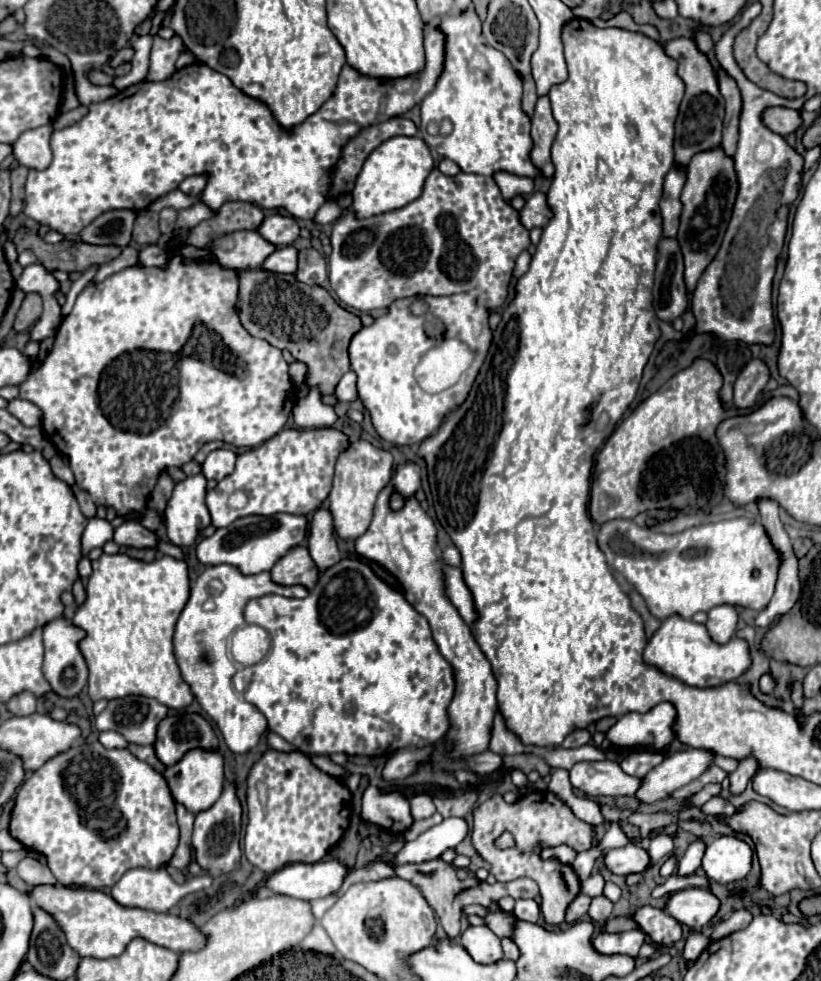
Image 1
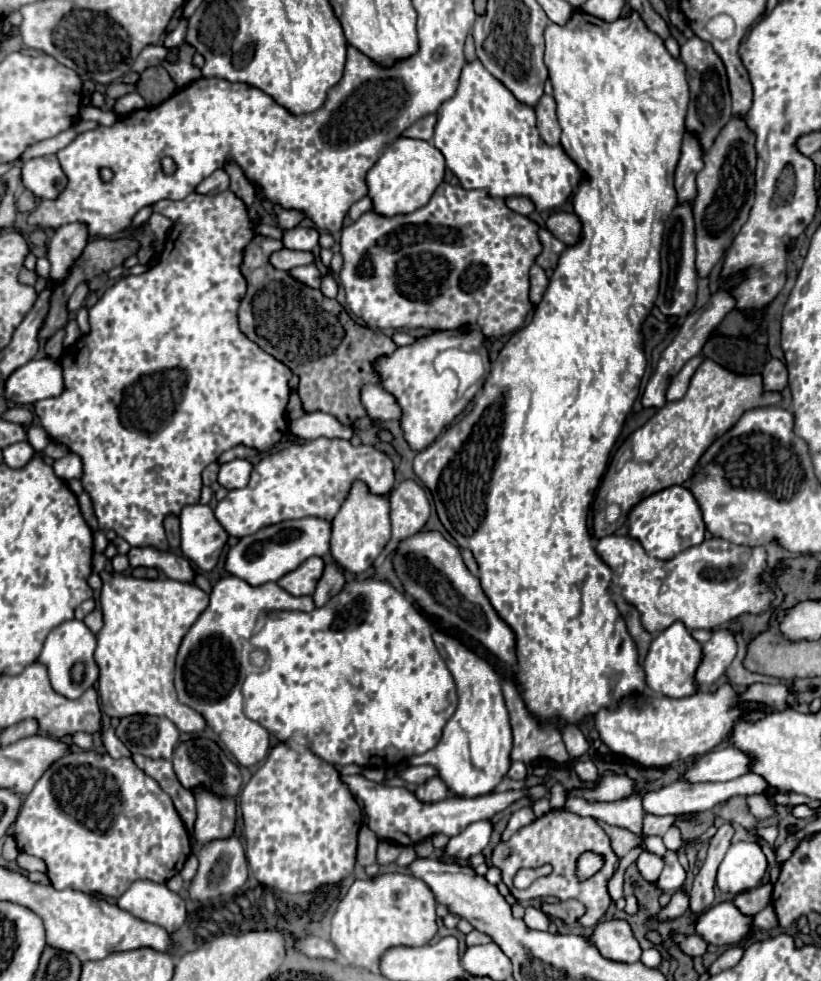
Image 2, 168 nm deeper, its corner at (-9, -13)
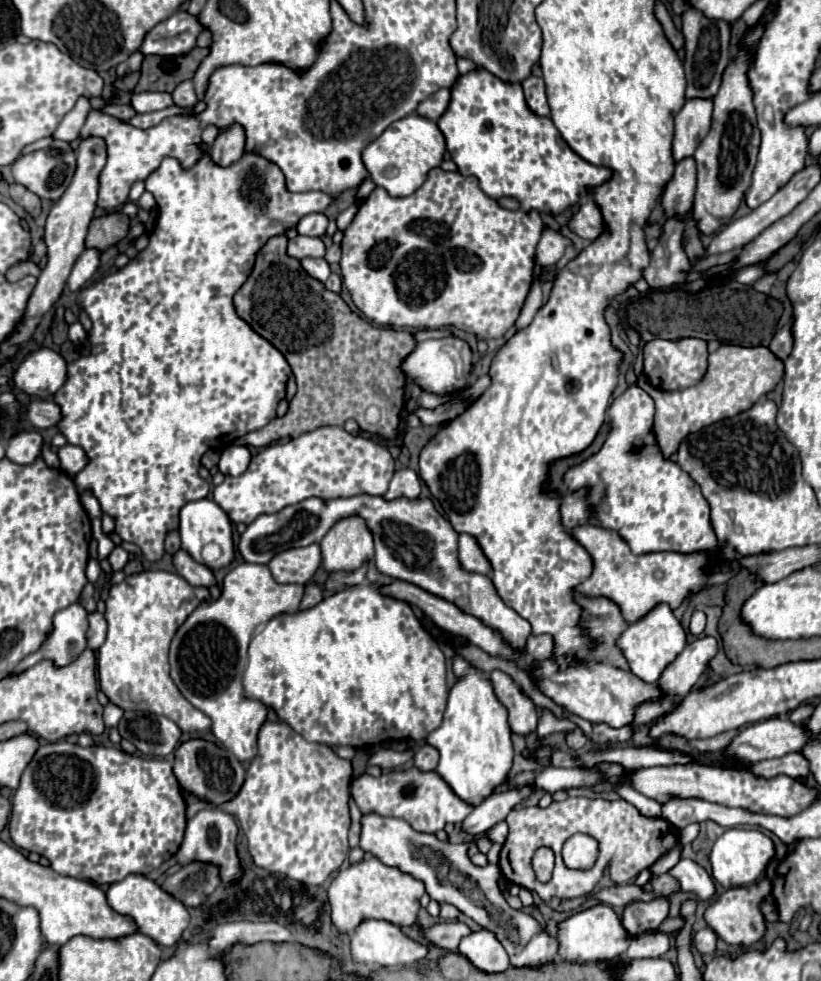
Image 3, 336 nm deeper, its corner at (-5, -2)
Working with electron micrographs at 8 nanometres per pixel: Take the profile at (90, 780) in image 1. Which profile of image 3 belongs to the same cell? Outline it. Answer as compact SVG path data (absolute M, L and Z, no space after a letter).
M58 741L58 743L40 745L34 759L24 769L22 779L20 779L20 787L16 789L14 799L12 799L12 817L10 817L8 827L10 827L10 835L12 835L12 841L16 847L26 849L26 851L34 851L34 853L46 857L50 861L50 867L56 873L70 875L70 877L90 881L96 885L110 885L110 883L118 883L118 879L124 879L130 873L148 875L150 869L160 867L164 861L168 861L170 857L176 855L178 847L182 845L184 829L186 829L186 803L182 799L180 785L178 785L176 777L172 775L172 763L168 759L144 759L140 755L130 755L130 753L116 749L116 747L104 747L104 745L80 747L80 745L72 745L68 741Z

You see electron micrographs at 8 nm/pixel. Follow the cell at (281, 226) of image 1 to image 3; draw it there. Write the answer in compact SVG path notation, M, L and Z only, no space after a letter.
M312 213L300 219L300 223L296 225L298 235L310 235L310 237L322 237L326 231L328 219L324 213Z

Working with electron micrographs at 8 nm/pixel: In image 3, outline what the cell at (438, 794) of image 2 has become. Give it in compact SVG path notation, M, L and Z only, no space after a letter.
M424 745L416 751L414 755L414 765L420 769L420 771L436 771L436 765L438 765L438 751L430 745Z

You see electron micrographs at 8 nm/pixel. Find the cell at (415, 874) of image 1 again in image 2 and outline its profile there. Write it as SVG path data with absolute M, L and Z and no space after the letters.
M566 900L566 902L558 902L558 904L542 904L542 912L552 918L560 918L568 928L576 928L578 920L586 912L586 908L578 900Z

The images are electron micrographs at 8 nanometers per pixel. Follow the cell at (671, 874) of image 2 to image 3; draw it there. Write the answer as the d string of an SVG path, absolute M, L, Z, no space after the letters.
M680 859L676 867L668 871L668 875L674 875L674 879L680 883L680 889L698 895L698 899L710 899L714 895L714 883L710 875L690 859Z

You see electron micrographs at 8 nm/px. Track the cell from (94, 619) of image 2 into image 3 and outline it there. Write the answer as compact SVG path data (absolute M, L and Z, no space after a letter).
M94 611L88 615L88 621L90 621L90 629L88 629L88 647L92 651L96 651L104 639L106 639L106 621L104 621L104 615Z

